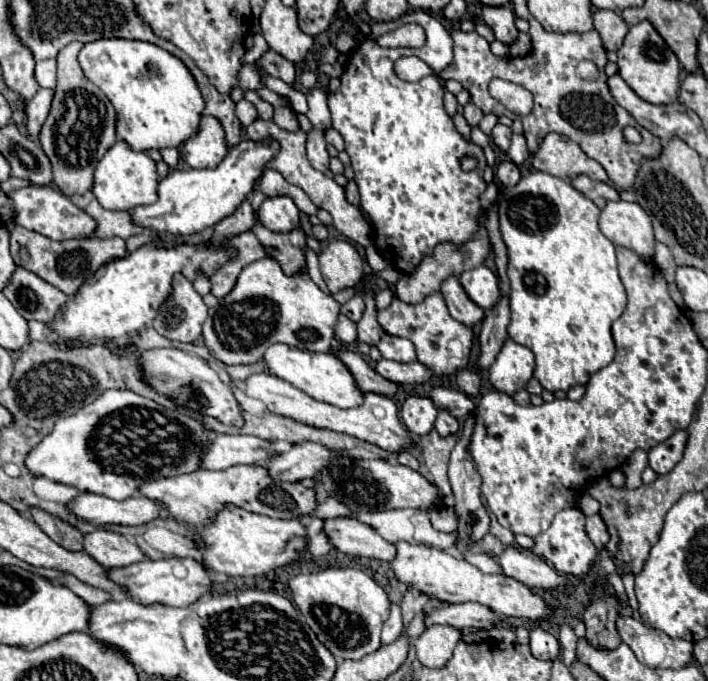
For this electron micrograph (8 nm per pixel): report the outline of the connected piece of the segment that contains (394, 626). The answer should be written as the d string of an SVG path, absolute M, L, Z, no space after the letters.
M392 605L390 607L390 617L388 621L384 623L382 627L382 645L390 645L394 643L400 635L402 635L402 613L400 613L400 607L398 605Z

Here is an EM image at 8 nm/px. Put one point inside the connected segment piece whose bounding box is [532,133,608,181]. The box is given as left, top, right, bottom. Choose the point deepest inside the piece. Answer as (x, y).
(559, 156)

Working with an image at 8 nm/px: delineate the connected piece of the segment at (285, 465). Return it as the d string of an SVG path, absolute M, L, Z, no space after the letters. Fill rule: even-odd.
M298 443L290 451L282 451L264 465L268 475L278 481L302 481L312 479L318 471L330 465L330 449L316 443Z

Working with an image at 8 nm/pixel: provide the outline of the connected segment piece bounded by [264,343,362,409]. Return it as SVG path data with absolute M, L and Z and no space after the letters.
M276 343L266 349L264 365L270 375L292 383L294 387L298 387L300 391L304 391L312 399L332 403L342 409L358 407L362 403L362 391L356 387L354 377L350 375L346 365L328 353L312 353L312 351L304 351L298 347L288 347L288 345Z

